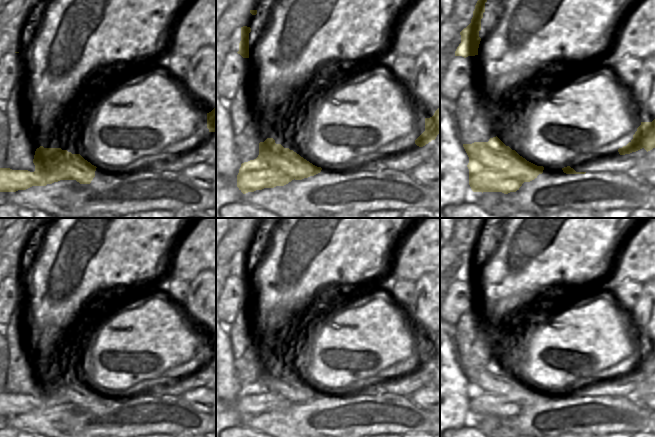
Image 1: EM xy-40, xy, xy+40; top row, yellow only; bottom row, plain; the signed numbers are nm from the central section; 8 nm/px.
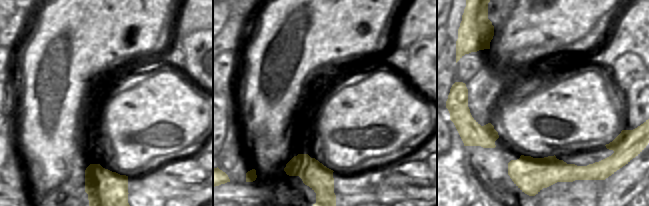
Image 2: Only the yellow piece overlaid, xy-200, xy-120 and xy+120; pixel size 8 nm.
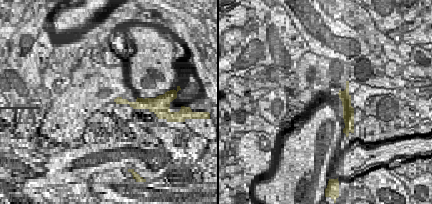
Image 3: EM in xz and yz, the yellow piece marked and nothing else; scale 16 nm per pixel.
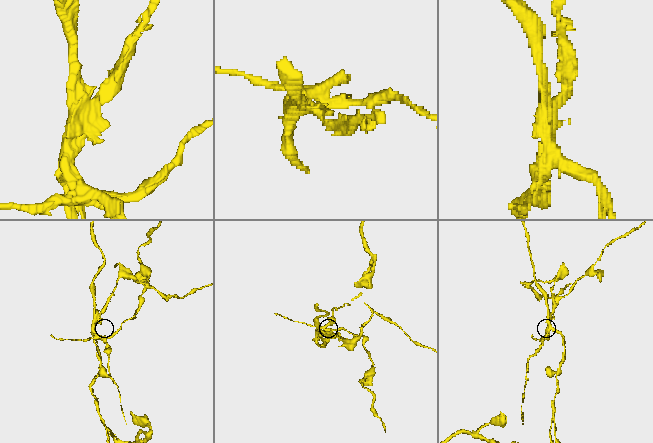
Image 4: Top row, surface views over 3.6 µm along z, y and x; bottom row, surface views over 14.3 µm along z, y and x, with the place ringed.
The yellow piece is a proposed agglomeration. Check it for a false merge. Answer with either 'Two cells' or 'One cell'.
Two cells

